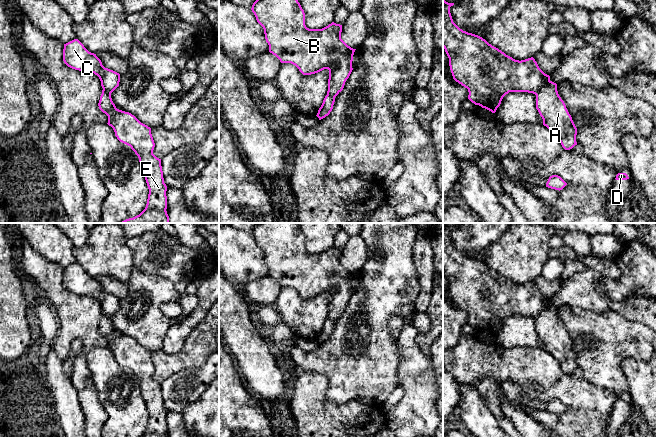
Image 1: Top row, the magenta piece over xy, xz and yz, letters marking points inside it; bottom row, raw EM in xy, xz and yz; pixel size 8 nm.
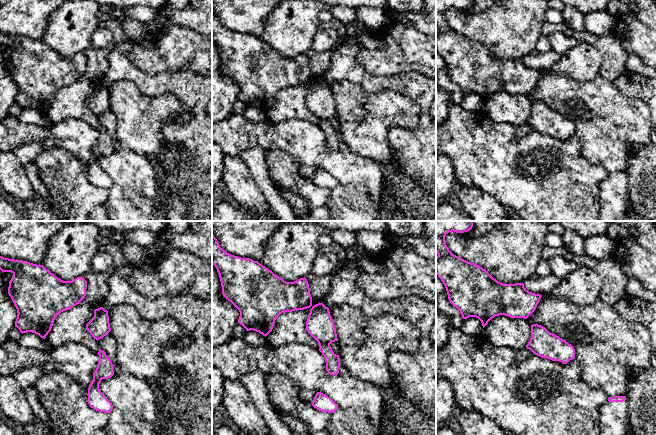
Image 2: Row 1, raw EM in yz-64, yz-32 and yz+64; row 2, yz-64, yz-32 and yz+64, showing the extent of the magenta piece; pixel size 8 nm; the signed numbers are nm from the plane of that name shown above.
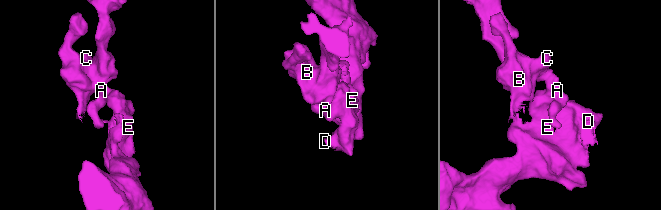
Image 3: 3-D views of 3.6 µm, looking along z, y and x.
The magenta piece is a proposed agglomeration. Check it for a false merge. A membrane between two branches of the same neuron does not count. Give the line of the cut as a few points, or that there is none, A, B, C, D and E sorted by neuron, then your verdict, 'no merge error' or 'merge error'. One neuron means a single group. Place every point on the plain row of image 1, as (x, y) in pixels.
cut in yz along (549, 303), (535, 318); A D E / B C; merge error

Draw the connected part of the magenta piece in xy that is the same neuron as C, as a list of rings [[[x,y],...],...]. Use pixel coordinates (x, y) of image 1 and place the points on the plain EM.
[[[78,263],[64,268],[63,285],[72,293],[97,299],[102,312],[110,318],[119,310],[120,298],[105,292],[96,278],[89,276]]]

